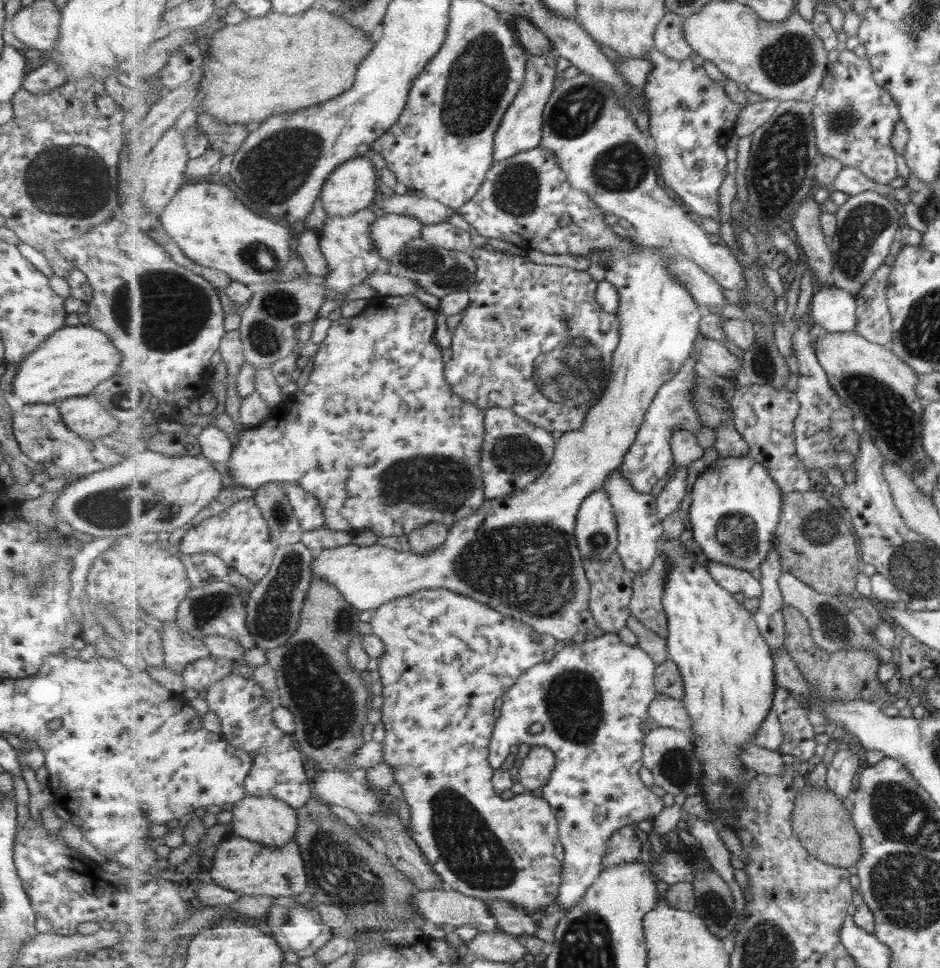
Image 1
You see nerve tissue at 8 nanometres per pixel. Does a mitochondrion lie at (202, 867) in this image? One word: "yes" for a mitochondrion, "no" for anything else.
no

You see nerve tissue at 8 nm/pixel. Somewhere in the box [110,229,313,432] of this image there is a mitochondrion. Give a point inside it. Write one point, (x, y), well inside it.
(262, 337)

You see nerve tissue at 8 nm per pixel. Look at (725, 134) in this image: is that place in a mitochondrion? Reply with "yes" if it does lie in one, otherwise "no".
no

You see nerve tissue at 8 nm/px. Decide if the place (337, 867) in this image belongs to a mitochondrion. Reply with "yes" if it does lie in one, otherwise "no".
yes

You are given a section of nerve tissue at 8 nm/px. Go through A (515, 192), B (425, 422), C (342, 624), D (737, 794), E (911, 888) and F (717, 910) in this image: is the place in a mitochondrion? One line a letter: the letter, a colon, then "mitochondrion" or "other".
A: mitochondrion
B: other
C: mitochondrion
D: other
E: mitochondrion
F: mitochondrion

